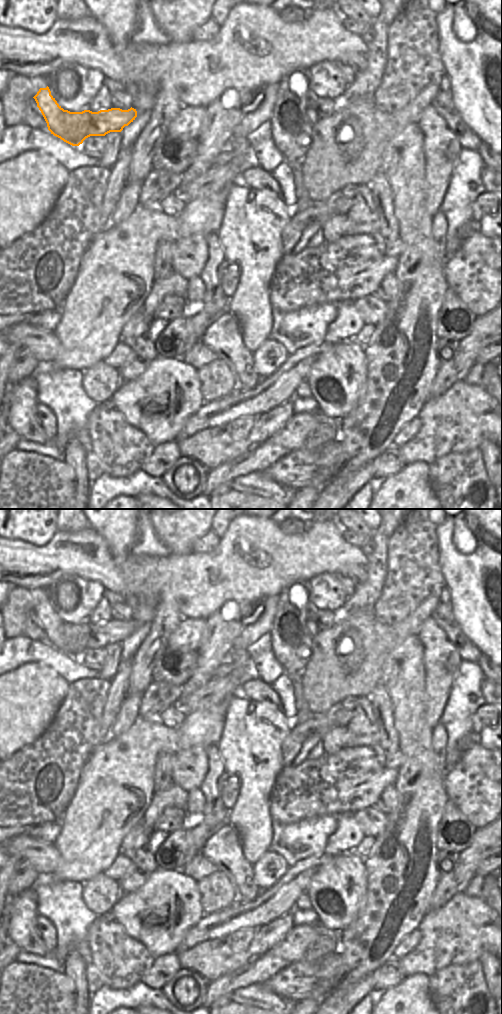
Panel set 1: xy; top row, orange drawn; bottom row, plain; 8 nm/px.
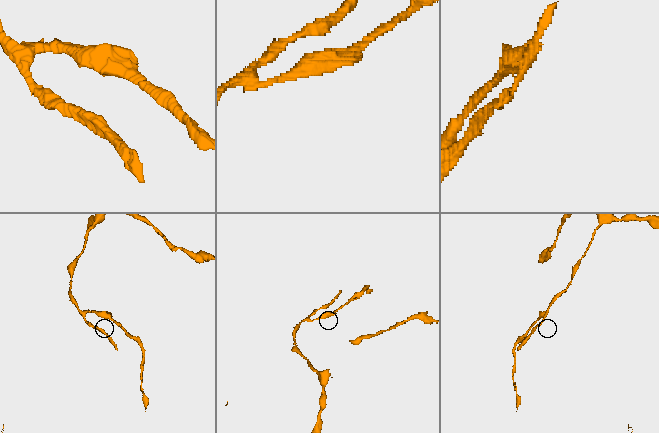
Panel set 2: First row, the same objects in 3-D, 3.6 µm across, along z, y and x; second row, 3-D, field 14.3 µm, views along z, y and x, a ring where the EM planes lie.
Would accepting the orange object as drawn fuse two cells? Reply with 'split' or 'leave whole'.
split

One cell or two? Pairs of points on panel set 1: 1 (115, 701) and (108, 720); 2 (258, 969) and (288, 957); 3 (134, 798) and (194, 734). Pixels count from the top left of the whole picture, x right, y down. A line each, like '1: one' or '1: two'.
1: one
2: one
3: one

